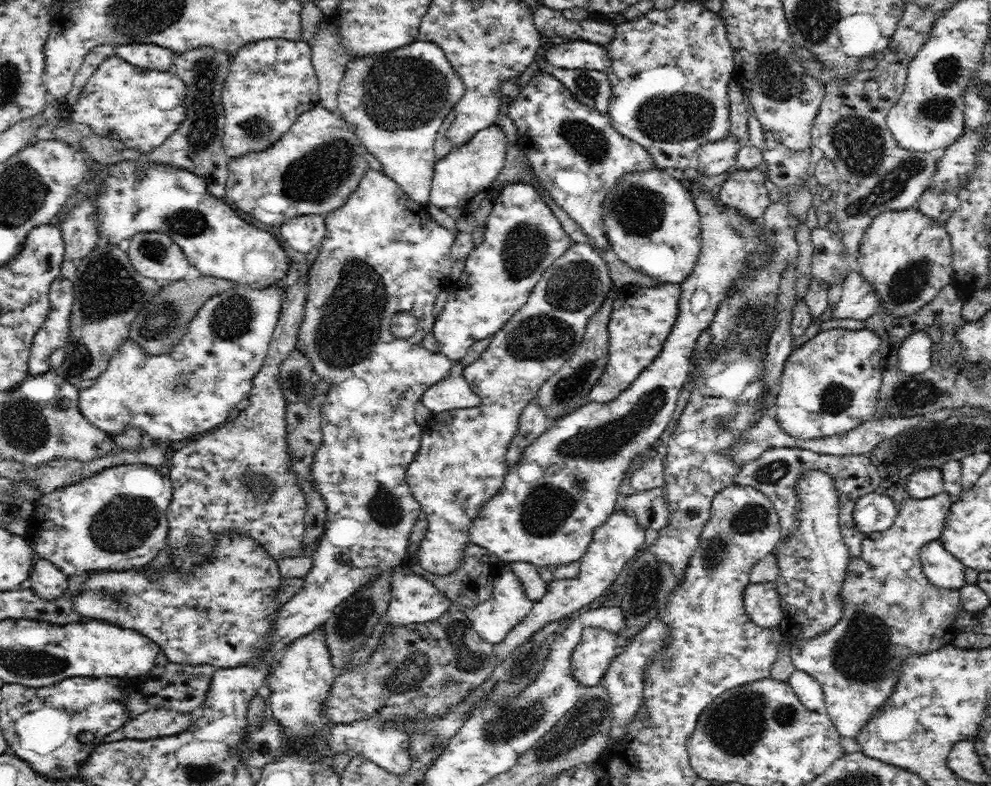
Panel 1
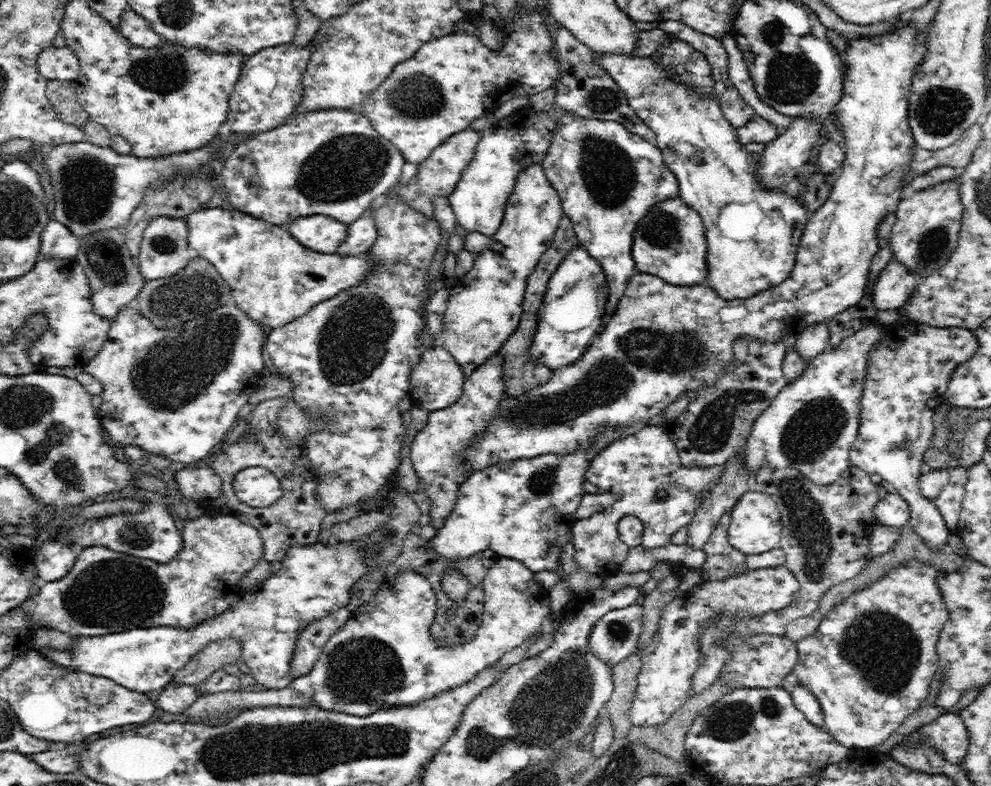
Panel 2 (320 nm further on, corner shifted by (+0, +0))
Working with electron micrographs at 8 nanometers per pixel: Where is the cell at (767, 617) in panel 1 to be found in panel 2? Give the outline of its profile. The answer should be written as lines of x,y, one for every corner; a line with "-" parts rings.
780,565
776,568
748,571
746,574
728,577
724,580
708,581
704,579
700,584
694,585
691,590
678,593
661,612
658,629
641,656
643,663
638,673
638,686
628,714
630,722
636,726
660,726
689,699
688,692
692,686
692,676
700,664
700,657
703,656
699,650
698,636
708,620
718,620
722,614
723,616
762,616
766,612
778,612
793,602
798,596
798,590
799,582
796,577
785,565

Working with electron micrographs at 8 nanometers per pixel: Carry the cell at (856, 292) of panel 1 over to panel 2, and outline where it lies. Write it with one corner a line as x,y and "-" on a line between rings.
890,260
873,283
872,295
878,310
894,310
902,307
918,288
920,276
911,272
904,264

